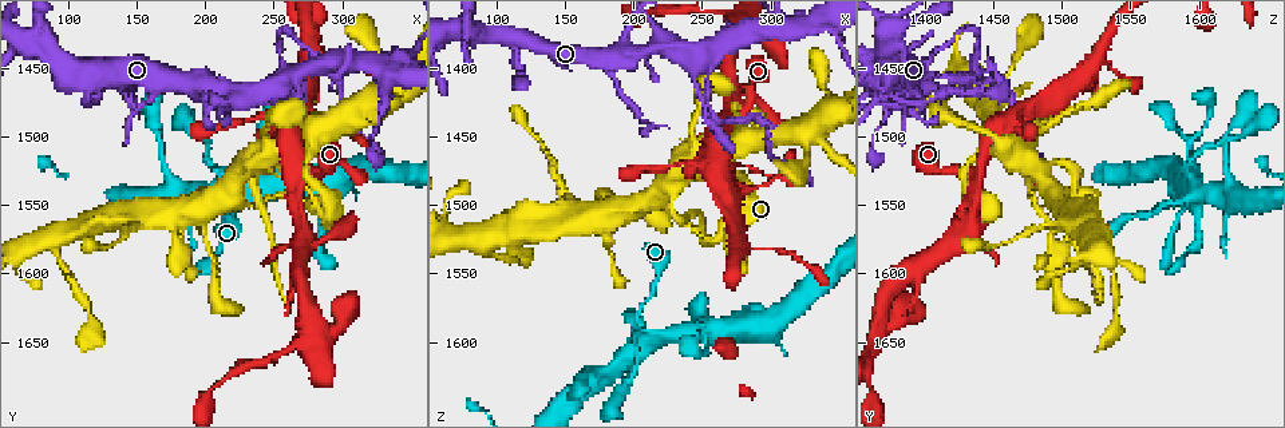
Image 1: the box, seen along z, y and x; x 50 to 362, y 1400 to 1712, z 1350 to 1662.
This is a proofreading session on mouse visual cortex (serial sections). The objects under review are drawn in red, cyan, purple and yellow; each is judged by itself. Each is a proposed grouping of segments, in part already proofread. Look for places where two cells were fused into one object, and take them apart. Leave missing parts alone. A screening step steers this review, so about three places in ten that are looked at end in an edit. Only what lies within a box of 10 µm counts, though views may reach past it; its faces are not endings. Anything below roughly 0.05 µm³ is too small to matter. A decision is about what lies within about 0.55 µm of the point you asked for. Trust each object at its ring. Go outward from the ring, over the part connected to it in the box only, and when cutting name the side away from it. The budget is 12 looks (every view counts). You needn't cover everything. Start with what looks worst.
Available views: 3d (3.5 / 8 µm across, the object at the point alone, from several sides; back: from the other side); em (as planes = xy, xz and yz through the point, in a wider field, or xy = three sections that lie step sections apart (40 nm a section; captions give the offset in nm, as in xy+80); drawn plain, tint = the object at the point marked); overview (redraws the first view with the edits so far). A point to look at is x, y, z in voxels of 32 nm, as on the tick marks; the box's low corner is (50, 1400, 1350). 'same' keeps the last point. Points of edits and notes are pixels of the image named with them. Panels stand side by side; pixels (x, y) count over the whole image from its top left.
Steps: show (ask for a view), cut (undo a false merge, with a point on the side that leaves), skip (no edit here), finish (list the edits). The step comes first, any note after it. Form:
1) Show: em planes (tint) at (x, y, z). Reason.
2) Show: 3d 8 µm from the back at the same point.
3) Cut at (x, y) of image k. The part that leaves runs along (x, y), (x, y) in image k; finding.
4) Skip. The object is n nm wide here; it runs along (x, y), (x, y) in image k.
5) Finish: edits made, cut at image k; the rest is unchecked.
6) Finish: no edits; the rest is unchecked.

Show: 3d 3.5 µm at (274, 1526, 1438). Three-way junction.

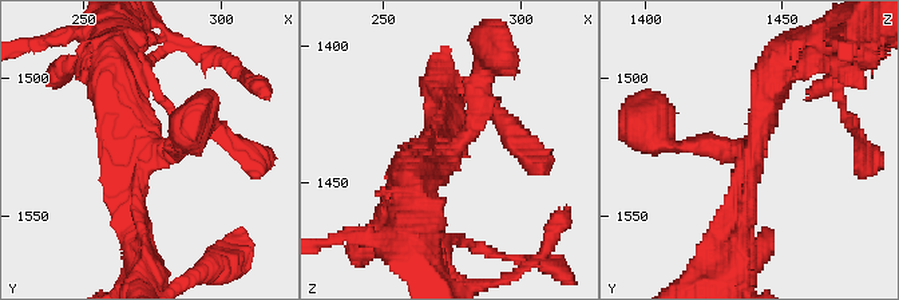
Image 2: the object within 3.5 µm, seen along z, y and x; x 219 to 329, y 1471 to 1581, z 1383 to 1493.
Show: em xy step 3 (tint) at (274, 1527, 1439). Now the EM.

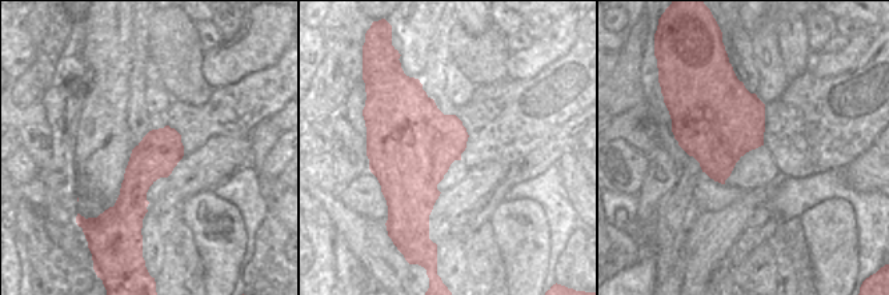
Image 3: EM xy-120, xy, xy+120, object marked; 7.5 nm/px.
Skip. It runs along (673, 147), (749, 152), (739, 233) in image 2; continuous, no second cell.

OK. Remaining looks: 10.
Show: 3d 3.5 µm at (214, 1540, 1600). Sharp bend.

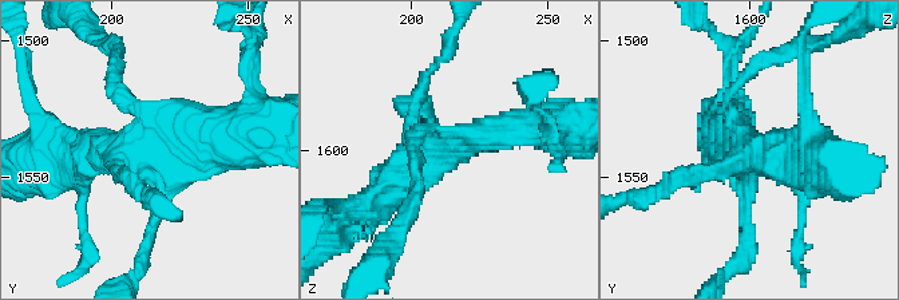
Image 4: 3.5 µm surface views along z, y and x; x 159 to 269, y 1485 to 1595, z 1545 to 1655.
Show: em xy step 5 (tint) at (215, 1539, 1600). Now the EM.

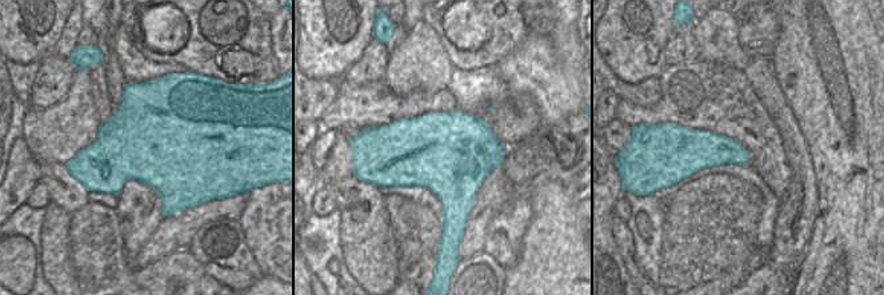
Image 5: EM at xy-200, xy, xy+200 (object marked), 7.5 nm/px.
Skip. The object is 650 nm wide here; it runs along (122, 174), (130, 150), (232, 130) in image 4; continuous, no second cell.

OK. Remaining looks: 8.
Show: 3d 3.5 µm at (270, 1476, 1492). Branch point.

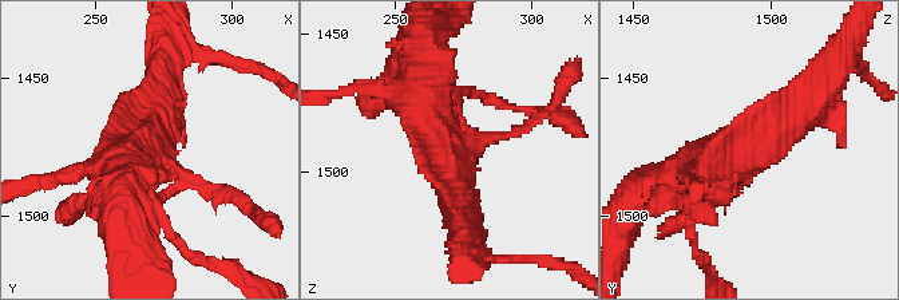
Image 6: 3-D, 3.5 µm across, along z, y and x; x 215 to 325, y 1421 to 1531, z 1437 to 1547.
Show: em xy step 2 (tint) at (267, 1476, 1491).

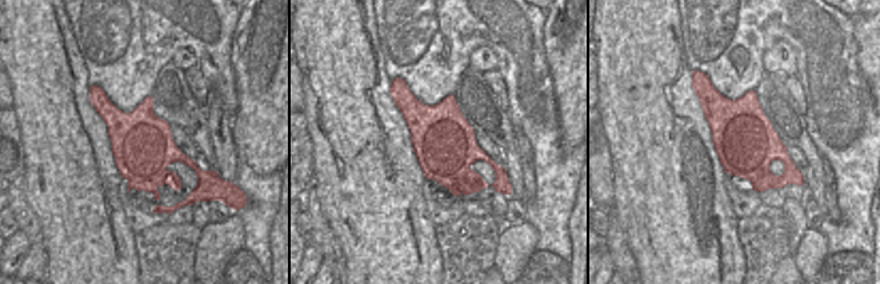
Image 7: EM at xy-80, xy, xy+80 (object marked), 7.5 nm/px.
Skip. It runs along (669, 177), (759, 149), (810, 99) in image 6; continuous, no second cell.

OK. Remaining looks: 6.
Show: 3d 3.5 µm at (252, 1464, 1394). Thin arm on a thick one.

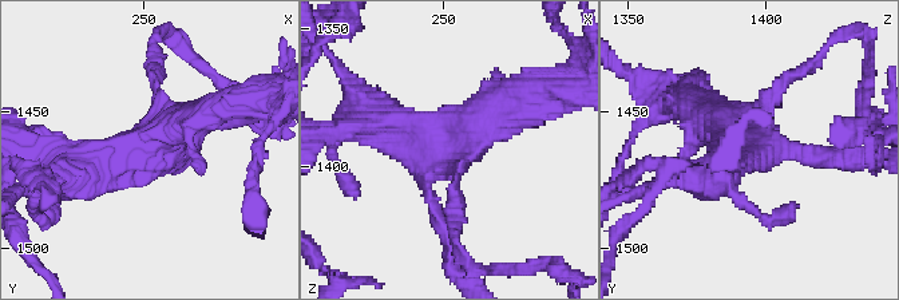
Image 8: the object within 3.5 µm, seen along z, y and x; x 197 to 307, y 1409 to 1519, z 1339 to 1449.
Show: em xy step 5 (tint) at (251, 1463, 1394).

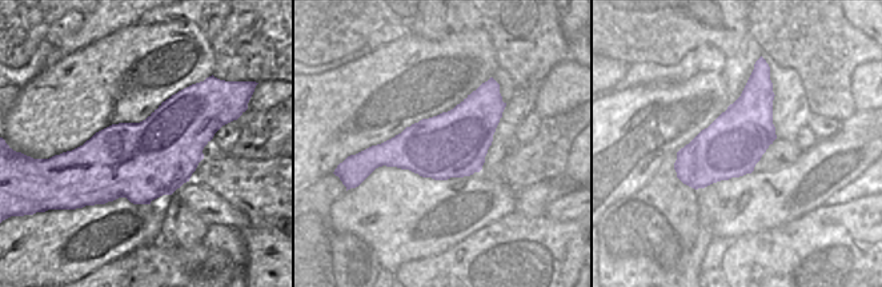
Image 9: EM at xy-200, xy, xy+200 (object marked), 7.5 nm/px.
Skip. It runs along (75, 169), (218, 111) in image 8; one cell here.

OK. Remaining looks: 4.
Show: 3d 3.5 µm at (294, 1452, 1444). Sharp bend.

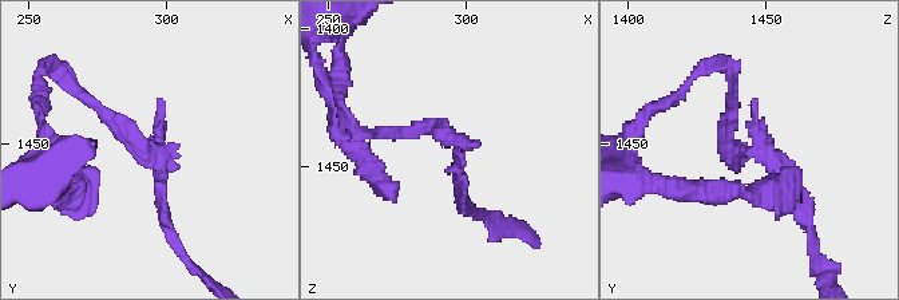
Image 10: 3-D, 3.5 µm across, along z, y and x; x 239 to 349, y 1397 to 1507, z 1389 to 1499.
Show: em xy step 1 (tint) at (297, 1454, 1444). Now the EM.

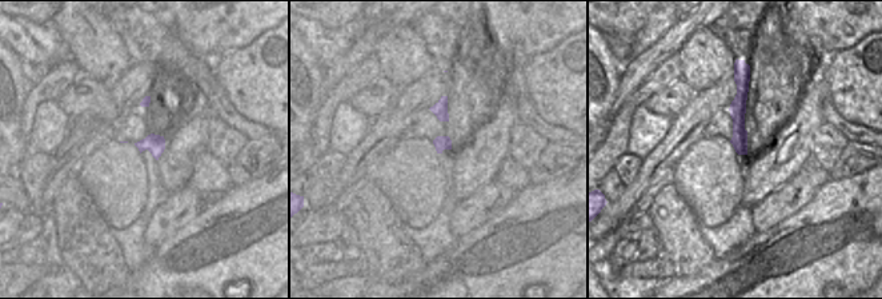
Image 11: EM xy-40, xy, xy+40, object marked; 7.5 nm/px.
Cut at (161, 202) of image 10. The object is 120 nm wide here; the part that leaves runs along (161, 173), (165, 227), (194, 268) in image 10; a second cell is stuck on.

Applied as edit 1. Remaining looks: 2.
Finish: edits made, cut at image 10; the rest is unchecked.

